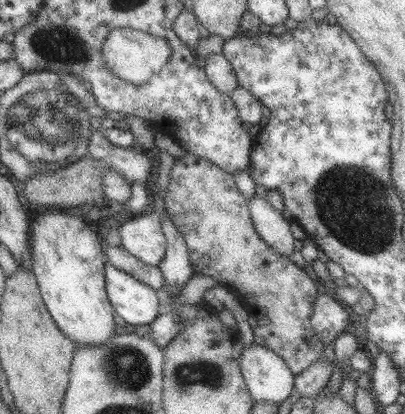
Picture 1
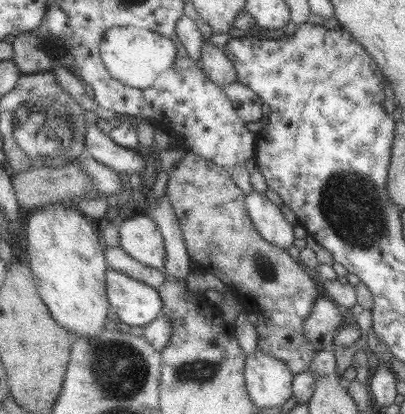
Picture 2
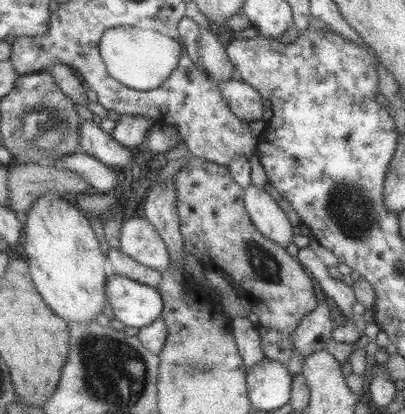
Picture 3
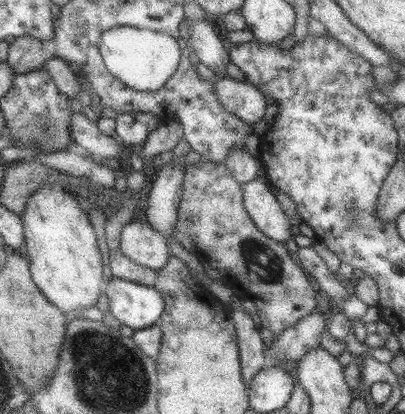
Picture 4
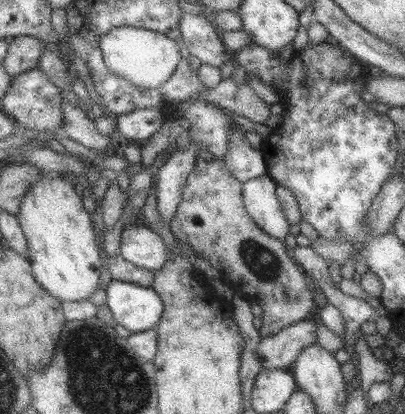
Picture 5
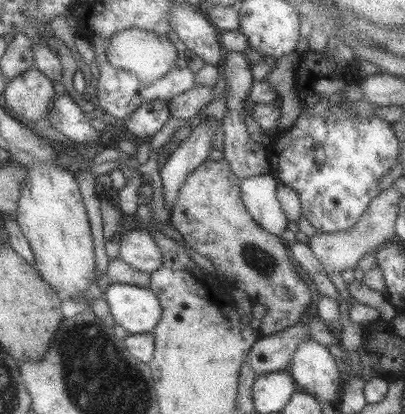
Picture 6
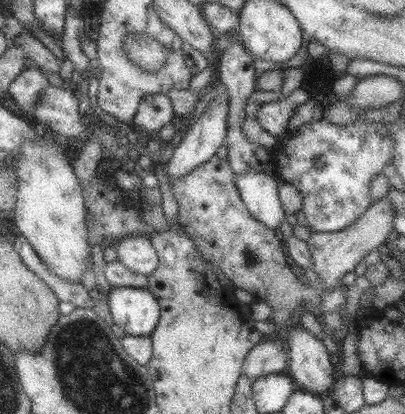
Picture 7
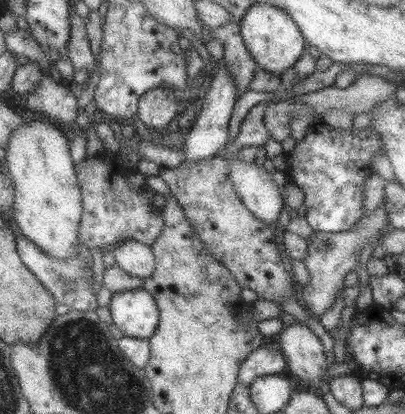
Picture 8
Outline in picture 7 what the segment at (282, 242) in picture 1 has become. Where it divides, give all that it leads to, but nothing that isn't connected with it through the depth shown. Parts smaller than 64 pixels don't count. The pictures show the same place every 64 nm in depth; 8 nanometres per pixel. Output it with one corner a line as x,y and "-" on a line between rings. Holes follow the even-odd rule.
249,170
249,172
239,172
235,174
235,186
239,190
239,196
243,200
243,204
247,206
249,214
259,220
261,224
269,226
271,230
279,230
279,224
285,220
285,210
283,204
279,200
279,182
273,180
275,174
265,174
259,170

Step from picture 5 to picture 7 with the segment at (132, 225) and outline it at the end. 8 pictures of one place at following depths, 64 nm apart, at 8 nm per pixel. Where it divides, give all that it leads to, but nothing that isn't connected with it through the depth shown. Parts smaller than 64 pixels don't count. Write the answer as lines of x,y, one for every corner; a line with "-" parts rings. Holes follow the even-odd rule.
127,236
115,242
115,254
123,268
145,278
149,278
159,264
159,256
151,240
145,236

